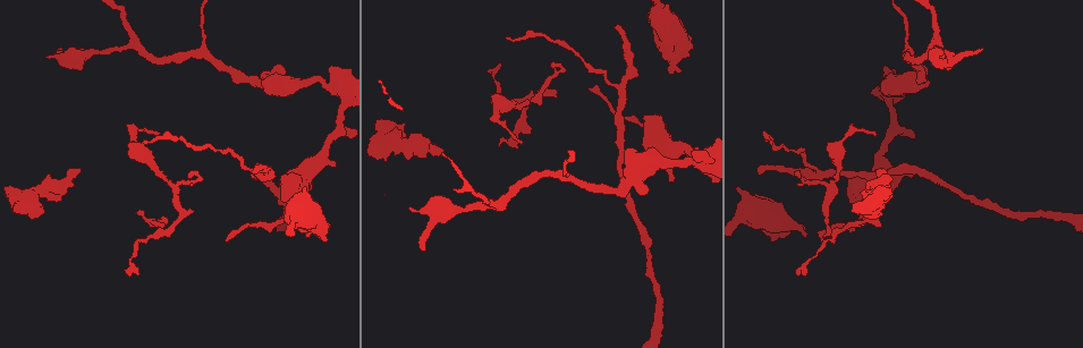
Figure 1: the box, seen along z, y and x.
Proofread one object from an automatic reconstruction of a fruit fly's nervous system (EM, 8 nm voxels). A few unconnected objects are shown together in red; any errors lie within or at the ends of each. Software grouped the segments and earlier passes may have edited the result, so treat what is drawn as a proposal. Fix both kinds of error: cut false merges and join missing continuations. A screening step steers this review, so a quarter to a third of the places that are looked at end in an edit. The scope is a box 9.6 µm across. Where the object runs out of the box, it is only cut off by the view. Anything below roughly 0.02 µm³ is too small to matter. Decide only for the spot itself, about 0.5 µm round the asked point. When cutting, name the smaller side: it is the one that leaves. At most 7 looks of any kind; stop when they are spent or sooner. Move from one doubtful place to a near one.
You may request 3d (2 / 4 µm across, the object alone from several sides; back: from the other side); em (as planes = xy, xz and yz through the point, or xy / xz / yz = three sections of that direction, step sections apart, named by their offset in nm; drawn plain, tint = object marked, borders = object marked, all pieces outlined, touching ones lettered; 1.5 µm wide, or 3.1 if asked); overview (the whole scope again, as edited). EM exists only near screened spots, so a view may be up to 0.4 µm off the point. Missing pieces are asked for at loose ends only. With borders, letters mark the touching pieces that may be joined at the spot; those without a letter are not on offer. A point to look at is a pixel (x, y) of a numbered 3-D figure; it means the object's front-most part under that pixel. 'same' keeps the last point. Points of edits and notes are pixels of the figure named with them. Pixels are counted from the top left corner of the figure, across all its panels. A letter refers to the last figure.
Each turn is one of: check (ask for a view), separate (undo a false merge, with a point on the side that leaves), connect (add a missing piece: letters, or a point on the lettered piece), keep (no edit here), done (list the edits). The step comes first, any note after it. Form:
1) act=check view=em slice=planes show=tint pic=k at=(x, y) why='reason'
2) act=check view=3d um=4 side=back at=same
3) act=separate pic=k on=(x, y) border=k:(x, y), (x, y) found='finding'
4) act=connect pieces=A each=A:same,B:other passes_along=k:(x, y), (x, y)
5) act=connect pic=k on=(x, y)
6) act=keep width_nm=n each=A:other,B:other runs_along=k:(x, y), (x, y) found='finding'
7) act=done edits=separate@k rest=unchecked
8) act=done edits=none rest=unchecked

act=check view=3d um=4 pic=1 at=(806, 234) why='branch stops here'

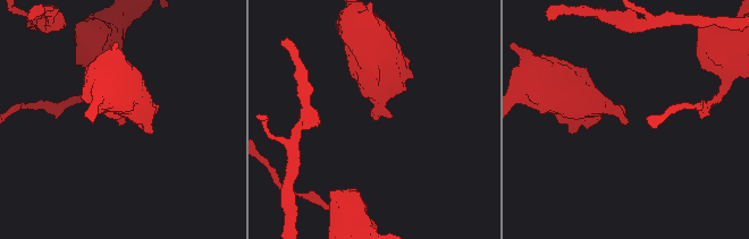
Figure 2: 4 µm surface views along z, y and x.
act=check view=em slice=planes show=borders pic=2 at=(372, 119)

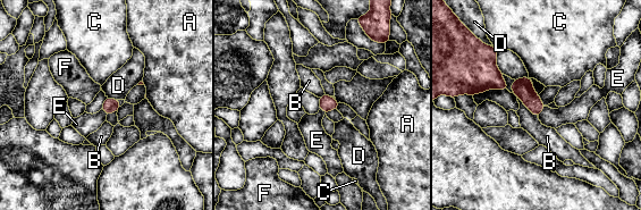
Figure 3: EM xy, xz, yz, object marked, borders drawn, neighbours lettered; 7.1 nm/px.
act=keep each=A:other,B:other,C:other,D:other,E:other,F:other border=3:(545, 107), (538, 116) found='none of them fits'

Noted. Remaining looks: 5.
act=check view=em slice=yz step=4 show=tint pic=1 at=(254, 171) why='an open end'

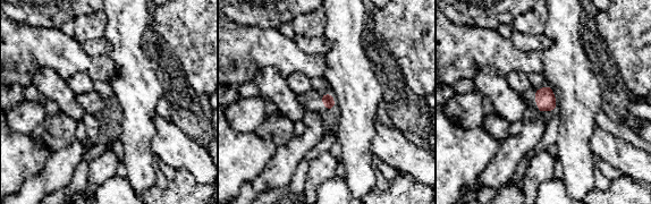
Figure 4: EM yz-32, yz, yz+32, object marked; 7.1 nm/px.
act=check view=em slice=planes show=borders at=same why='cut it another way'

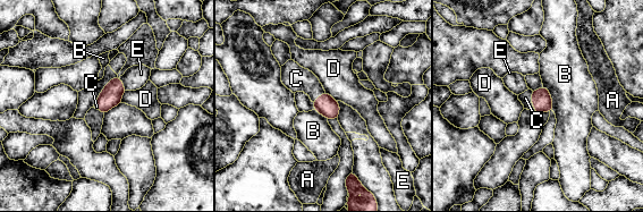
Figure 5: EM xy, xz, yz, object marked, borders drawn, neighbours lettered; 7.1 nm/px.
act=connect pieces=C each=A:other,B:other,C:same,D:other,E:other passes_along=5:(541, 99), (532, 101), (525, 98) found='it goes on there'

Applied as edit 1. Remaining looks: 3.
act=check view=em slice=planes show=borders pic=1 at=(409, 208) why='free end'

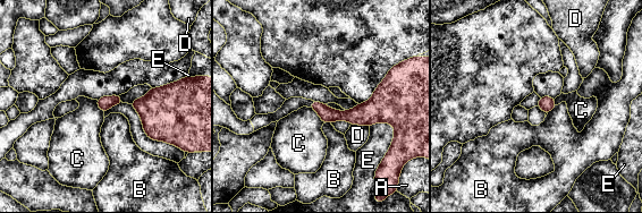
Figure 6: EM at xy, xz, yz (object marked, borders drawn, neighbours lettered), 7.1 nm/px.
act=keep each=A:other,B:other,C:other,D:other,E:other border=6:(310, 107), (324, 122) found='none of them fits'

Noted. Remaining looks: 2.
act=done edits=connect@5 rest=unchecked

